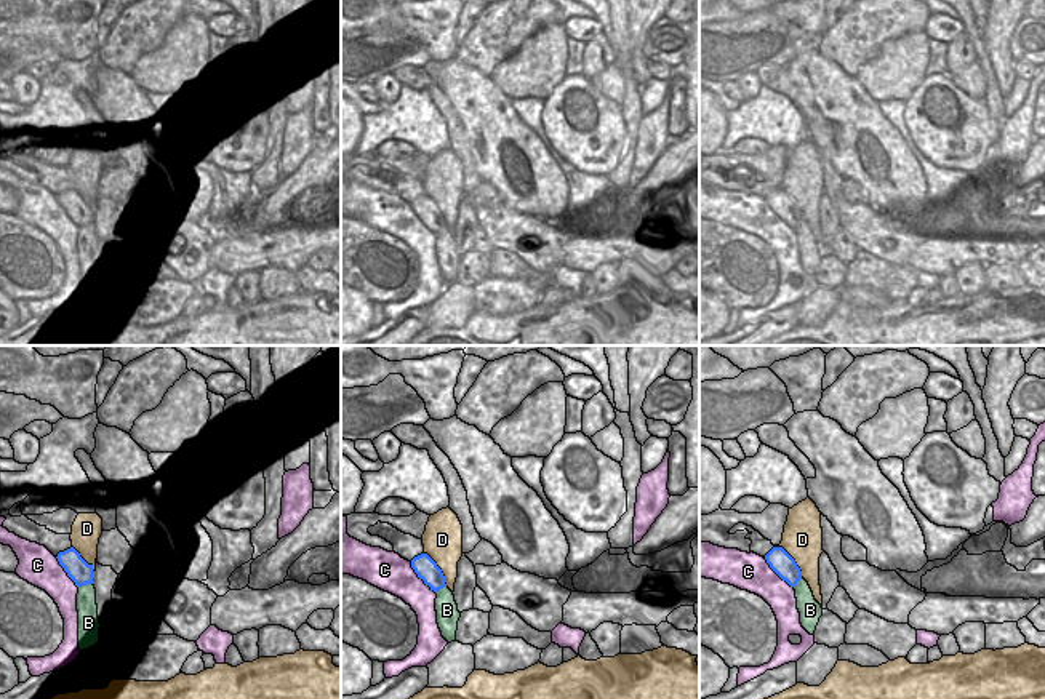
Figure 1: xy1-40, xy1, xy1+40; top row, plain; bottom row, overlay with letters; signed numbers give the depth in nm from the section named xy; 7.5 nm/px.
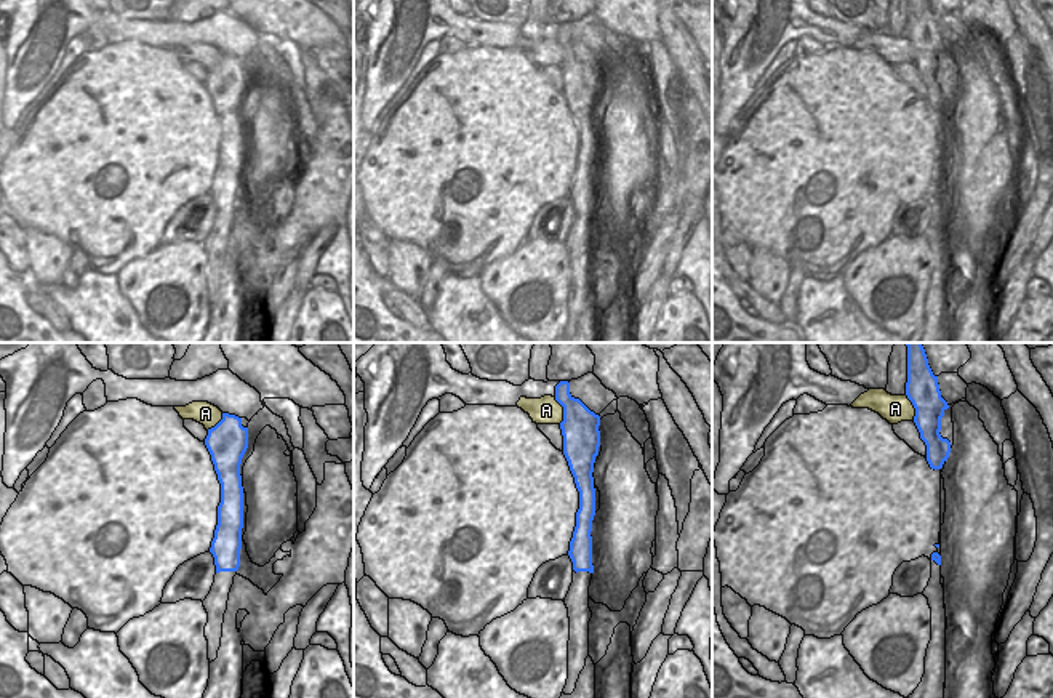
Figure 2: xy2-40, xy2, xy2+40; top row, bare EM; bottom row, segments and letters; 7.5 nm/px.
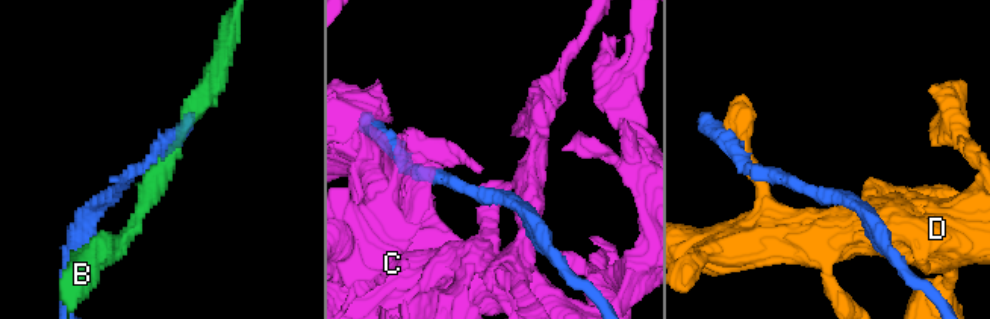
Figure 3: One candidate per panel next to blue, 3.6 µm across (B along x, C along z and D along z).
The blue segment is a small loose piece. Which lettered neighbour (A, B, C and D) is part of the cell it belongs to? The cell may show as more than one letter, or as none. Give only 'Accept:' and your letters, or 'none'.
Accept: none

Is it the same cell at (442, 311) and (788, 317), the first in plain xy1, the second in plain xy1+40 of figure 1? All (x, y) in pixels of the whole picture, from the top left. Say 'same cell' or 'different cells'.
different cells

